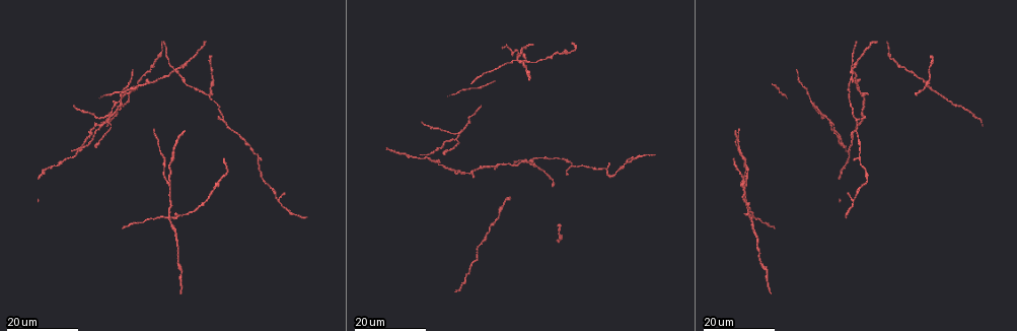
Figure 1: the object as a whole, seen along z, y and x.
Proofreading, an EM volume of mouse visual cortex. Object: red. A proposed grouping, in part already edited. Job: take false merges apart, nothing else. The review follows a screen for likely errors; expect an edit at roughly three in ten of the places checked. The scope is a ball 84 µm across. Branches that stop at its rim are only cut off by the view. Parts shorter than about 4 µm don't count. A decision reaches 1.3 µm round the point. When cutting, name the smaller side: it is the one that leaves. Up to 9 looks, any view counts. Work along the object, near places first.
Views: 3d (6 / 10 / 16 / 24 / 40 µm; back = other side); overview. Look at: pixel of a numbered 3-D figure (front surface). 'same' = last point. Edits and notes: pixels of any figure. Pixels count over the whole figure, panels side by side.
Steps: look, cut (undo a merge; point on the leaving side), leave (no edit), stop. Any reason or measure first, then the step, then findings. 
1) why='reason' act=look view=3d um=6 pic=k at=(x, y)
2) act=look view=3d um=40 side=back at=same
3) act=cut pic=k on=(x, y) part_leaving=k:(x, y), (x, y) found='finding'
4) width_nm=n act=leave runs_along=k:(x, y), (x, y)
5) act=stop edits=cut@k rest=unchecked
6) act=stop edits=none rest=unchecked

why='arms part here' act=look view=3d um=16 pic=1 at=(111, 114)

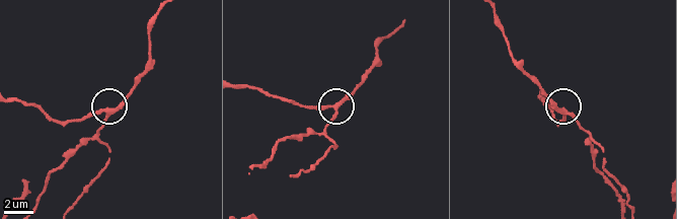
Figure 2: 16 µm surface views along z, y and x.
why='closer look' act=look view=3d um=10 pic=2 at=(565, 112)

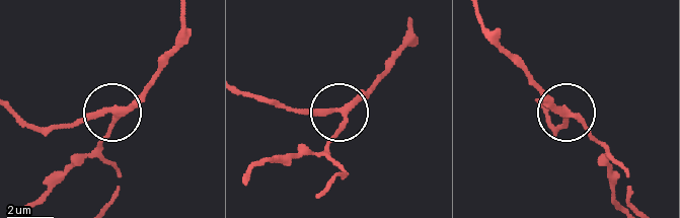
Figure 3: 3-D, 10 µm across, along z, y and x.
width_nm=250 act=leave runs_along=3:(32, 207), (90, 152), (114, 114), (90, 112), (63, 127) found='all the same neuron'

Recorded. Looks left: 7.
why='looks like a crossing' act=look view=3d um=24 pic=1 at=(522, 159)

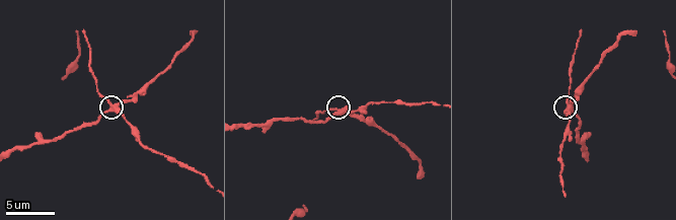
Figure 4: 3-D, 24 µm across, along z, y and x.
act=look view=3d um=6 pic=4 at=(570, 105)

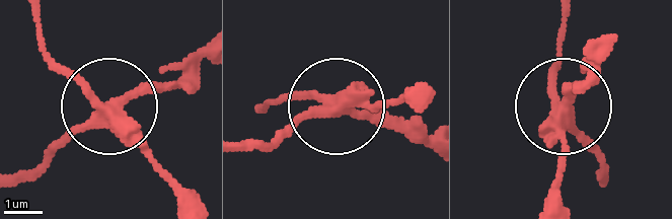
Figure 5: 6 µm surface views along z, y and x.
arms=4 act=cut pic=5 on=(160, 87) part_leaving=5:(110, 124), (75, 131), (17, 172) found='a second neuron is stuck on'

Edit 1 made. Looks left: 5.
why='side arm on a straight run' act=look view=3d um=16 pic=1 at=(170, 186)

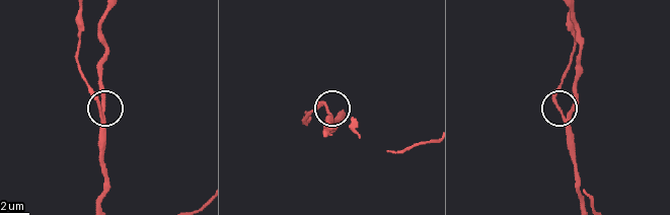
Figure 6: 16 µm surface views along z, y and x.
act=look view=3d um=6 pic=6 at=(568, 114)

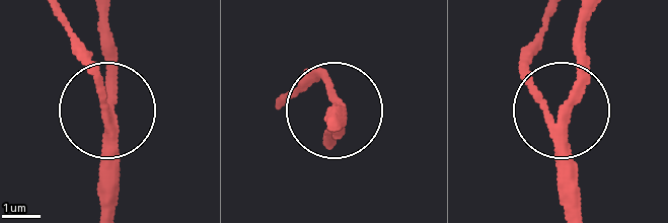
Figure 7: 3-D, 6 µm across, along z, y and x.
width_nm=260 act=cut pic=7 on=(97, 82) part_leaving=7:(110, 125), (91, 51), (69, 21) found='a second neuron is stuck on'

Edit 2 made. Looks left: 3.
why='four arms meet' act=look view=3d um=16 pic=1 at=(169, 219)

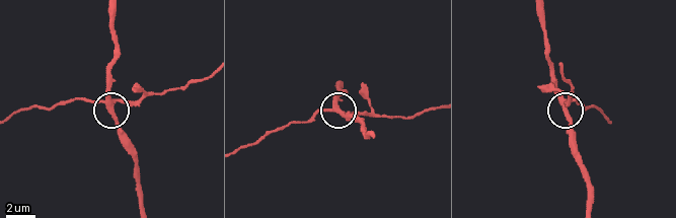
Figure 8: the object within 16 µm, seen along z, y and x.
act=look view=3d um=10 pic=8 at=(111, 103)

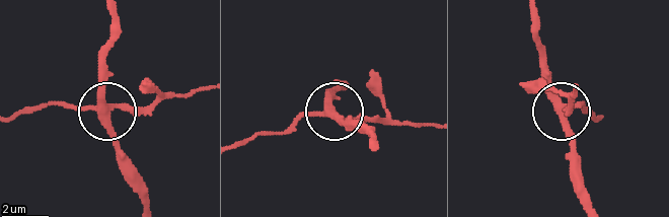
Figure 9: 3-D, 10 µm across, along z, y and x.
width_nm=340 act=cut pic=9 on=(69, 106) part_leaving=9:(107, 105), (152, 105), (199, 90) found='two neurons meet here'

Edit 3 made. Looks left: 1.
act=stop edits=cut@5,cut@7,cut@9 rest=unchecked

